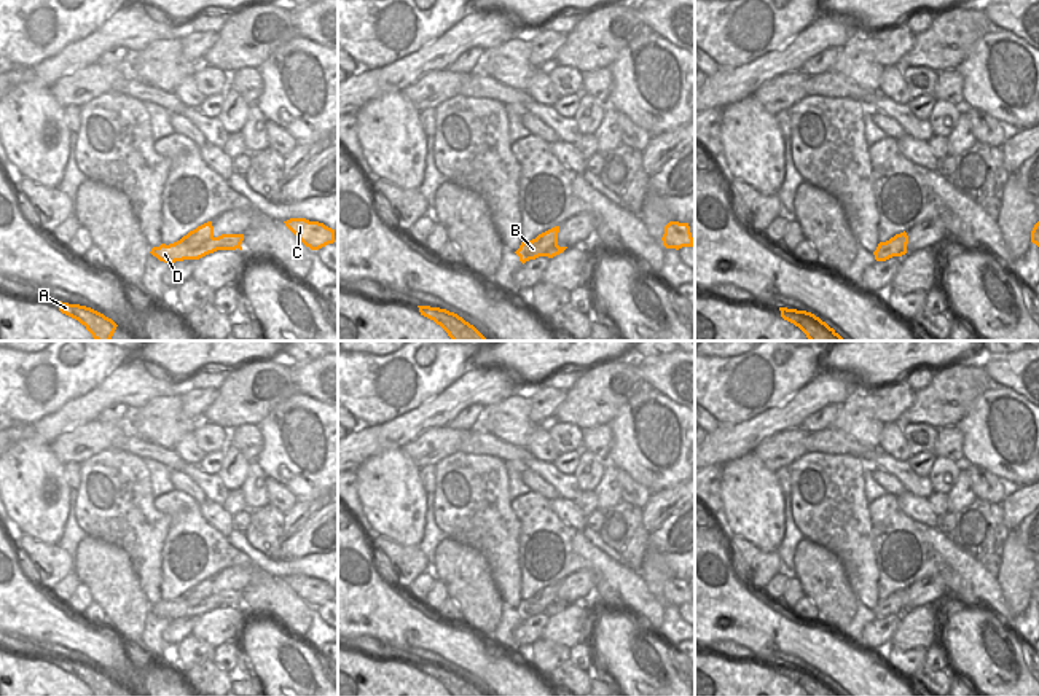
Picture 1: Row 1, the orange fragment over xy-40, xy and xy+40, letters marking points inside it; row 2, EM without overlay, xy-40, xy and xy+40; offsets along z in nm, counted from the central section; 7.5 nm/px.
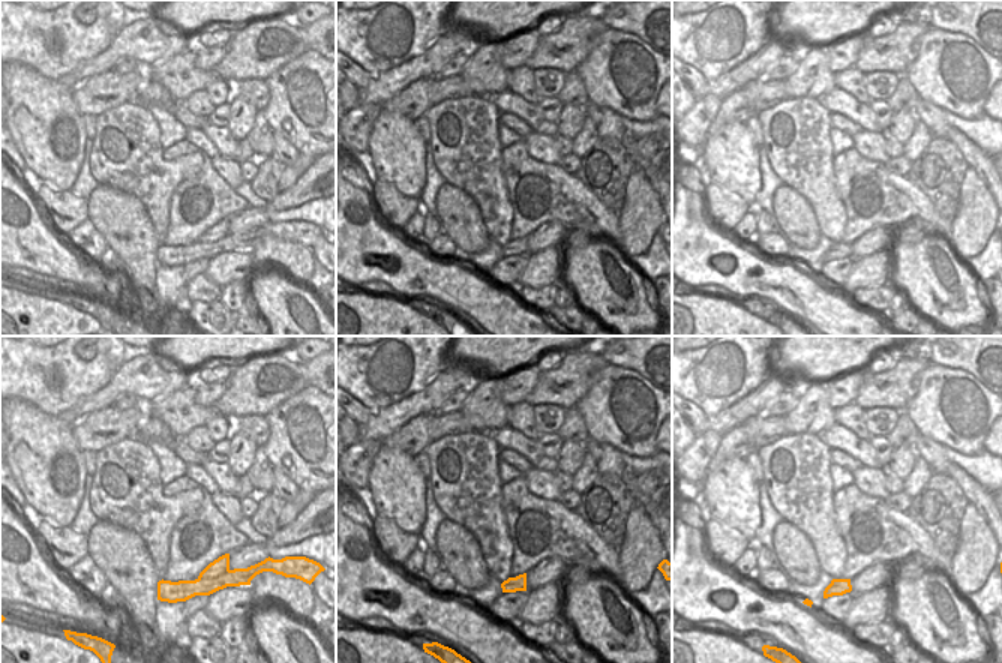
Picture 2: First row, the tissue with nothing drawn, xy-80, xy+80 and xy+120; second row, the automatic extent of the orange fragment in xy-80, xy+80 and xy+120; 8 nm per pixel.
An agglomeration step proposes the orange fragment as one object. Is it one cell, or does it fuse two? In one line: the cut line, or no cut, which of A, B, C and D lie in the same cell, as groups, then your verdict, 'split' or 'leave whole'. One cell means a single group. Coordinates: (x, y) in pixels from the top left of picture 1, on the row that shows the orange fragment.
cut in xy-40 along (212, 236), (203, 242), (174, 244); A C D / B; split

